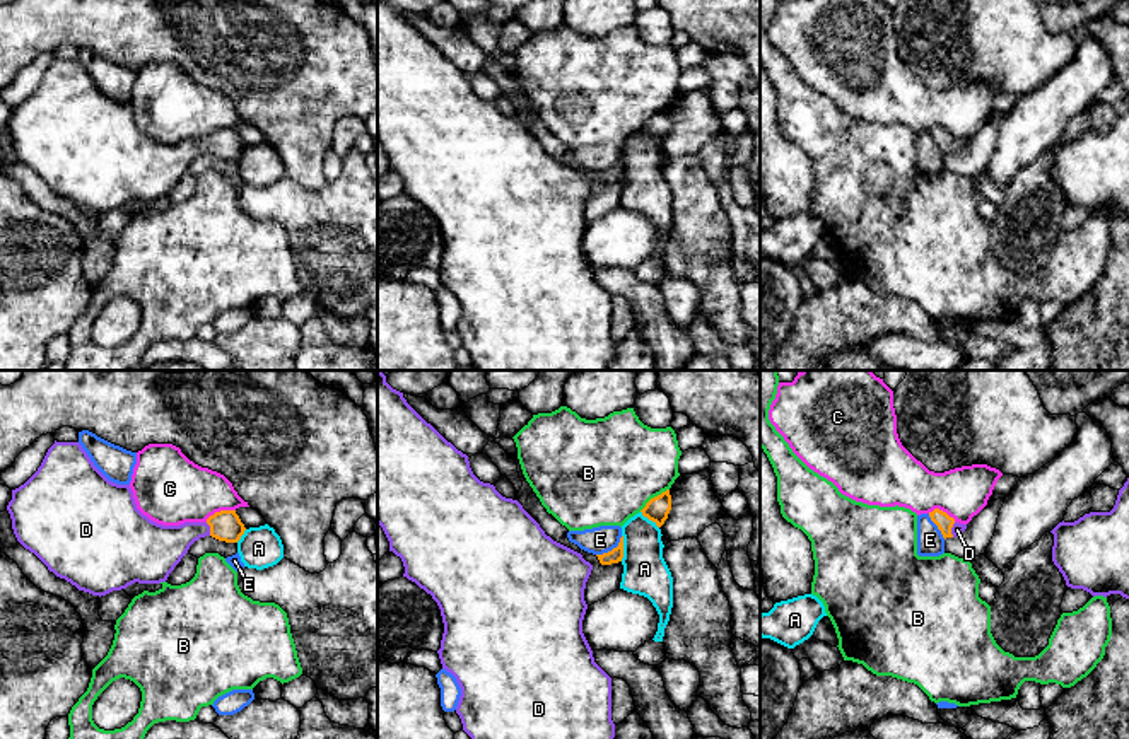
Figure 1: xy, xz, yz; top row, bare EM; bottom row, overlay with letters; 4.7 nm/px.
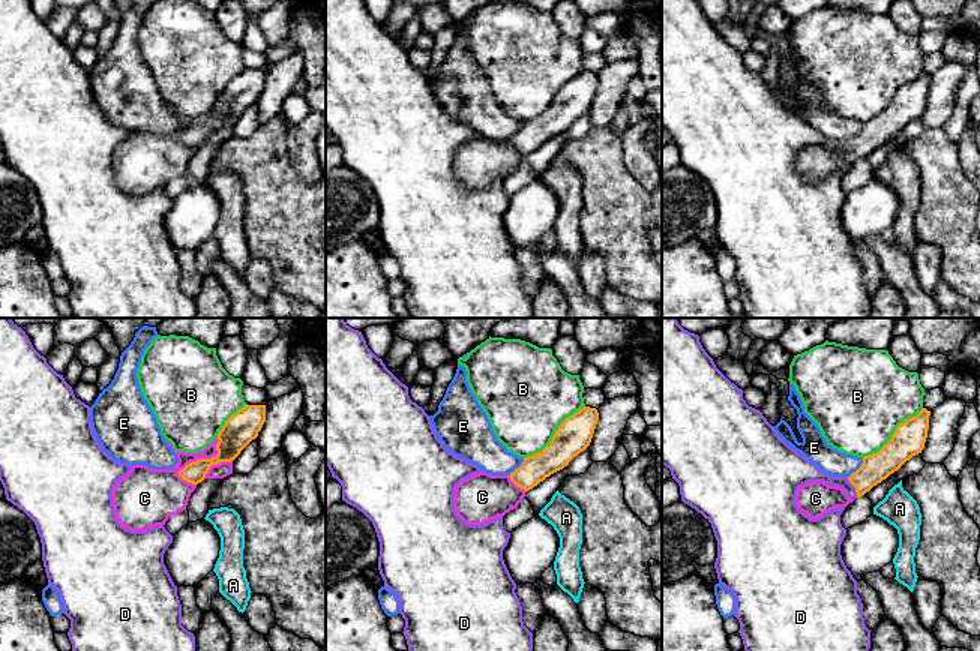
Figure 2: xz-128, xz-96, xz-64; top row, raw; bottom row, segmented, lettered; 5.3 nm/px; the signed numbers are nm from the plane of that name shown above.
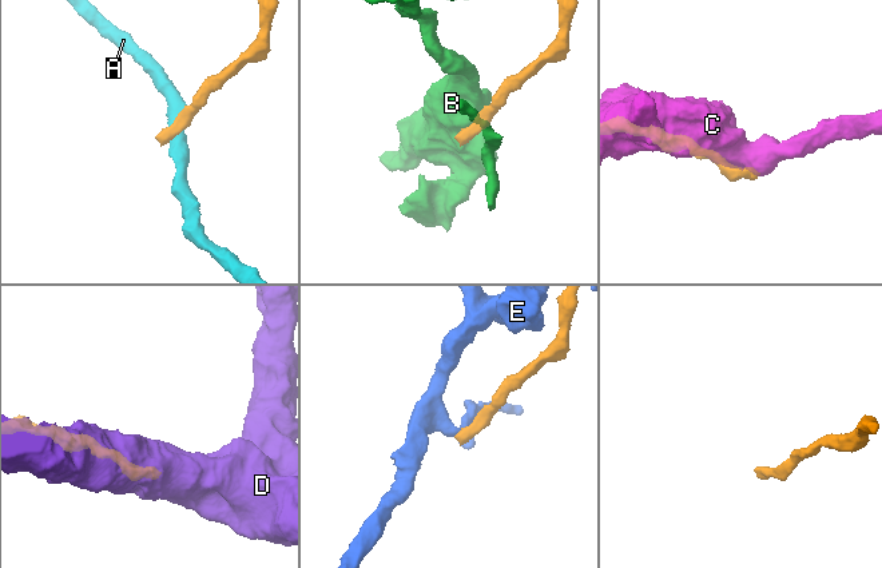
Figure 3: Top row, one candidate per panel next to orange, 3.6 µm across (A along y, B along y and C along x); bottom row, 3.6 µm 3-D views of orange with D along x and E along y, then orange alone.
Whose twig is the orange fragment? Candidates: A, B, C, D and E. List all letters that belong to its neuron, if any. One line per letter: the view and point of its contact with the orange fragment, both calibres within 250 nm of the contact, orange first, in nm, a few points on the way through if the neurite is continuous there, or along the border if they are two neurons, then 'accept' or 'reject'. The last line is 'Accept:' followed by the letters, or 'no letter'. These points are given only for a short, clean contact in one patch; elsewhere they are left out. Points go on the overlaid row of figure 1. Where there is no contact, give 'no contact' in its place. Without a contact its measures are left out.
A: xz (622, 548) | 70/200 nm | along xz (622, 535), (620, 560) | reject
B: xz (655, 497) | 110/480 nm | along xz (668, 488), (655, 495), (639, 511) | reject
C: xy (221, 511) | 140/320 nm | reject
D: xy (210, 529) | 140/220 nm | across xy (226, 526), (210, 529), (190, 531), (161, 548) | accept
E: xz (612, 550) | 70/130 nm | reject
Accept: D

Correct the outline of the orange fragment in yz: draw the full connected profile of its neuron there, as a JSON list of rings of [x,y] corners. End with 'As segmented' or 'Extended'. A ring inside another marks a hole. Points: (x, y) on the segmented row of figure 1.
[[[939,509],[929,512],[929,517],[938,526],[945,539],[956,538],[967,529],[967,524],[956,522],[953,517],[950,517],[946,512]]]. Extended

